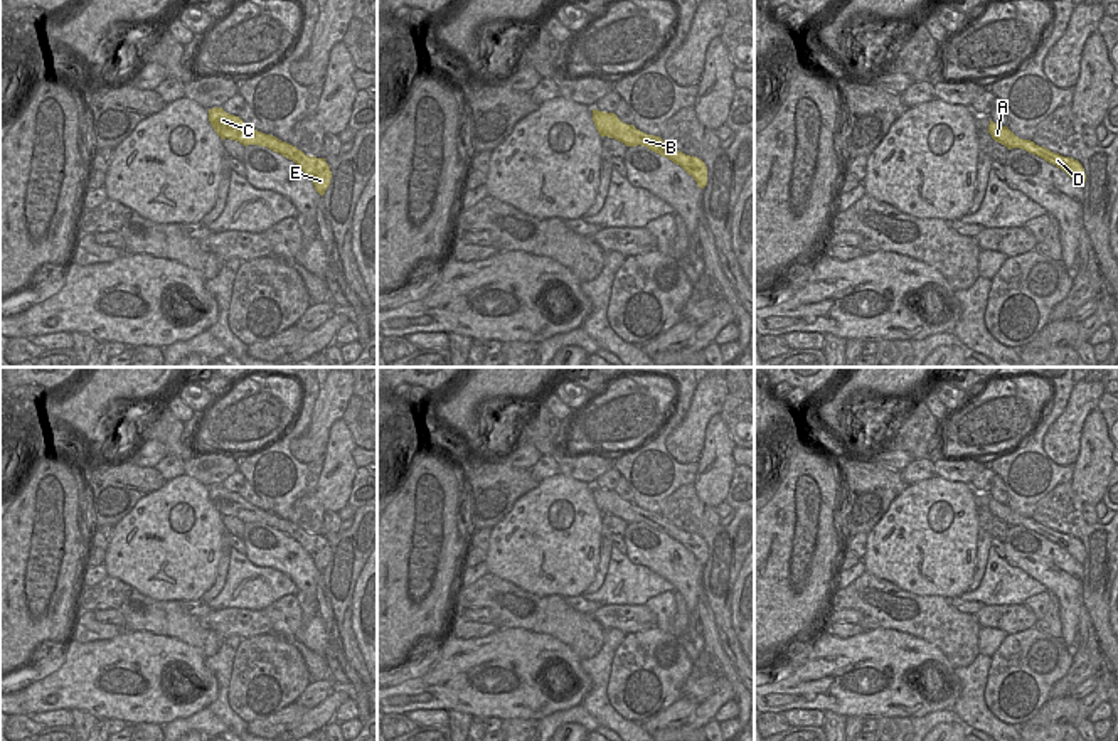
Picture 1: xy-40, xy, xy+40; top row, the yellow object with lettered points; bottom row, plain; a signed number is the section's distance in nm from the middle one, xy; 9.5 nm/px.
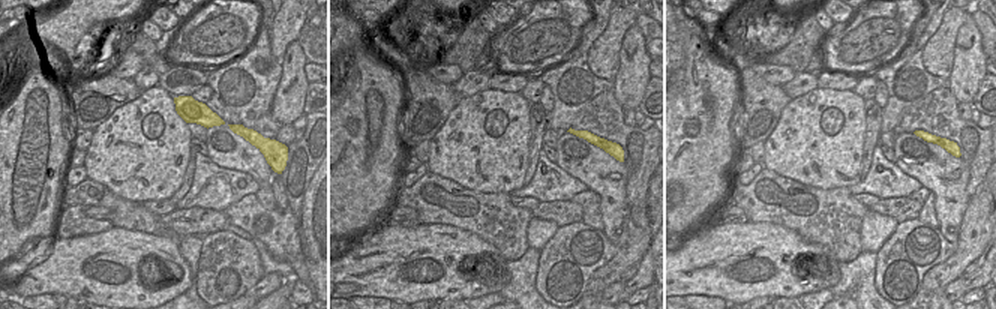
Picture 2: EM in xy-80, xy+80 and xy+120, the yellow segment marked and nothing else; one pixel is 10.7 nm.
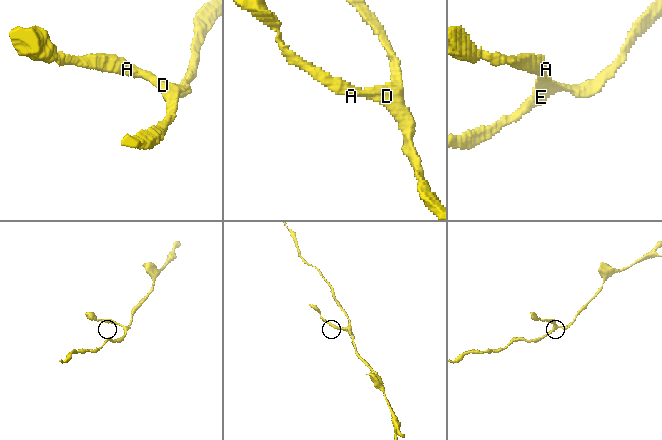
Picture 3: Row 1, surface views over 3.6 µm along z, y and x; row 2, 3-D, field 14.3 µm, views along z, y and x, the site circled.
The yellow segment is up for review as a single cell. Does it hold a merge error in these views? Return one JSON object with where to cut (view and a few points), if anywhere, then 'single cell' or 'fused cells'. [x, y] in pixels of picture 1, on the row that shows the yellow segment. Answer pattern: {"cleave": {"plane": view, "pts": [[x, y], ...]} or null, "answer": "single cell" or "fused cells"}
{"cleave": null, "answer": "single cell"}

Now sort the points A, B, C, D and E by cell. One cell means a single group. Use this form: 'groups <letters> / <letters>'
groups A B C D E

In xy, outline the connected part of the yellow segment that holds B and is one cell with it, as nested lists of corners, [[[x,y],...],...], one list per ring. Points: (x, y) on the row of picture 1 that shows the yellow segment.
[[[593,109],[593,121],[601,136],[615,138],[626,147],[647,147],[648,150],[680,165],[689,175],[694,177],[700,189],[707,185],[707,167],[700,158],[685,155],[670,147],[660,136],[647,135],[633,125],[623,123],[615,113]]]

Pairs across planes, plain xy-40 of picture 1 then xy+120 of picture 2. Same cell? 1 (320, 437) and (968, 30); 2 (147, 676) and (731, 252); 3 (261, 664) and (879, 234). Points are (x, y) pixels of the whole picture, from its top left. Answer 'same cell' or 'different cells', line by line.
1: different cells
2: same cell
3: different cells

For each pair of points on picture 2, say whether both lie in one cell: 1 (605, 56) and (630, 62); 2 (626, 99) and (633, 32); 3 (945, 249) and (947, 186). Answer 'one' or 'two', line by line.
1: two
2: one
3: two

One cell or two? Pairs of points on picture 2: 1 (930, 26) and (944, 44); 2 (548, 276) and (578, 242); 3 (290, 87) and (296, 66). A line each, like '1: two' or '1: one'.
1: two
2: one
3: one

